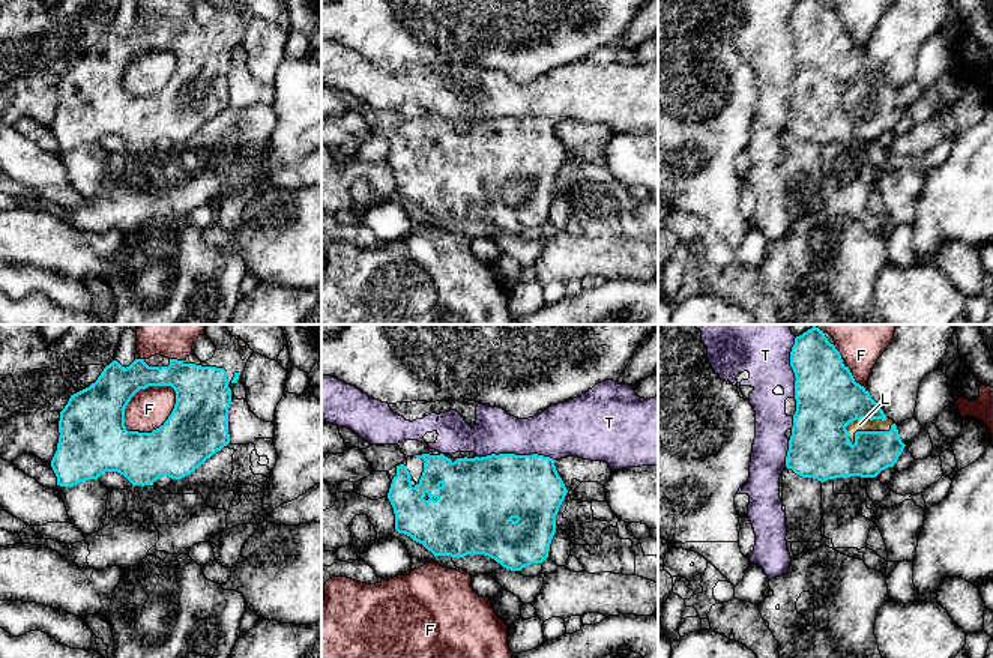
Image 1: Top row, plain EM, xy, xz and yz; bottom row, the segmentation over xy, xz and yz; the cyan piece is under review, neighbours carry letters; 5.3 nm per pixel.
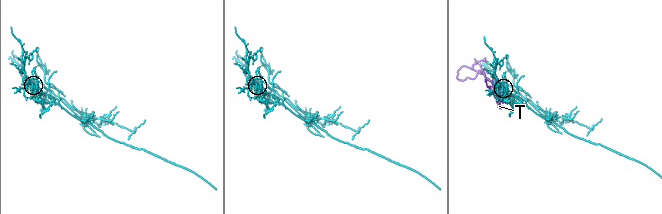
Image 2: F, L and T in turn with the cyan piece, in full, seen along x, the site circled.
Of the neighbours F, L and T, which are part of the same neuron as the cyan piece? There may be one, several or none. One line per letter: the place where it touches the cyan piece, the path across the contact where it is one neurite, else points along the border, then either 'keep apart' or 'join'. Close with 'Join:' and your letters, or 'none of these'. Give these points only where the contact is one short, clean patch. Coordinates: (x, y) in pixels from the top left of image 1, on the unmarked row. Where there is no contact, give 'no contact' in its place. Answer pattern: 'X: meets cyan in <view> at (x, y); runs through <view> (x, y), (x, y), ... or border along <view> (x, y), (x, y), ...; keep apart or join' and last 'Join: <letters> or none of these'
F: meets cyan in xy at (161, 89); keep apart
L: meets cyan in yz at (866, 95); join
T: meets cyan in xz at (514, 117); keep apart
Join: L

